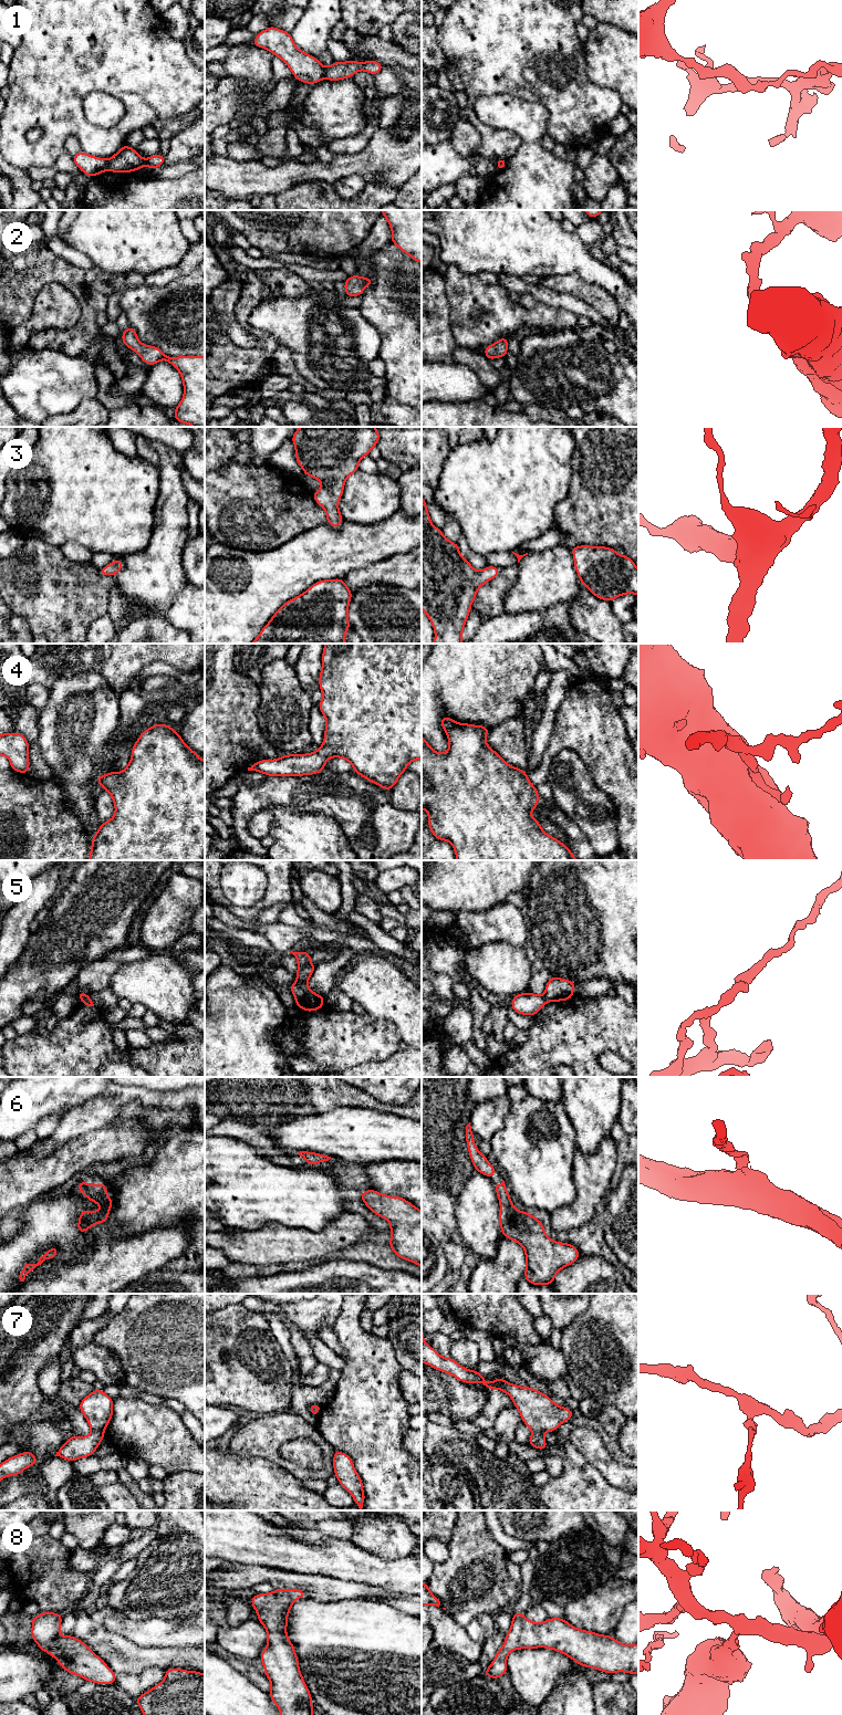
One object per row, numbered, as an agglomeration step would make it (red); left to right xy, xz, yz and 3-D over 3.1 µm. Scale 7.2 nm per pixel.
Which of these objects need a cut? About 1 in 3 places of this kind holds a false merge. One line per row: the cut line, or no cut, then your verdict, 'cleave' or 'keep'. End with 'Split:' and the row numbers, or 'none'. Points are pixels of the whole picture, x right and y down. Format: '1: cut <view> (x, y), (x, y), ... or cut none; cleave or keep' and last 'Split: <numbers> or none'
1: cut xy (108, 159), (106, 169); cleave
2: cut none; keep
3: cut none; keep
4: cut none; keep
5: cut xz (298, 980), (305, 982); cleave
6: cut none; keep
7: cut xy (92, 1430), (103, 1433); cleave
8: cut none; keep
Split: 1, 5, 7

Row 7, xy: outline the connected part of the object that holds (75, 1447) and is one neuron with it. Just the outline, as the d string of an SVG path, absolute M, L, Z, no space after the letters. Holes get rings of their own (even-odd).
M92 1431L87 1436L72 1435L59 1449L54 1456L59 1456L71 1462L82 1457L92 1456L104 1437L104 1433L94 1431Z

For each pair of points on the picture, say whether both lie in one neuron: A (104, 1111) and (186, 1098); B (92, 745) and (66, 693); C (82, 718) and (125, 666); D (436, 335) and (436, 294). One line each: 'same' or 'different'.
A: same
B: same
C: different
D: same

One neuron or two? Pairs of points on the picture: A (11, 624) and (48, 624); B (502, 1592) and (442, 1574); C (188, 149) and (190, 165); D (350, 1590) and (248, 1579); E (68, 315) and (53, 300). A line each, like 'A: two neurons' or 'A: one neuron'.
A: two neurons
B: one neuron
C: two neurons
D: one neuron
E: one neuron

